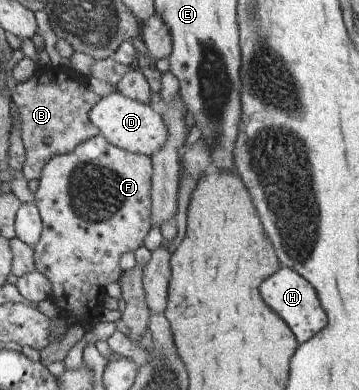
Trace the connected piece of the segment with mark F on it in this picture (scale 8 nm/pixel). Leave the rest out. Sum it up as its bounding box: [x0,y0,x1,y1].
[34,135,152,323]

